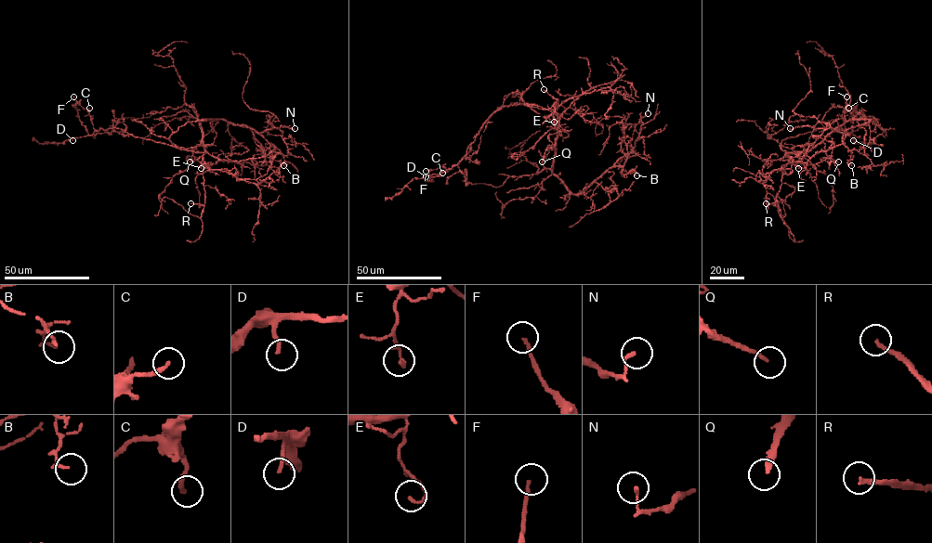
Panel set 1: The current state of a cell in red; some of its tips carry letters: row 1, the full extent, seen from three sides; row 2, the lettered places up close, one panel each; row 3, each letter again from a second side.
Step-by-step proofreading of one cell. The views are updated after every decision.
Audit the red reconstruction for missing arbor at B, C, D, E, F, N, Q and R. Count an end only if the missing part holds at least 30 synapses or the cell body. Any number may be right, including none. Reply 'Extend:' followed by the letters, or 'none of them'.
Extend: C, F, Q, R

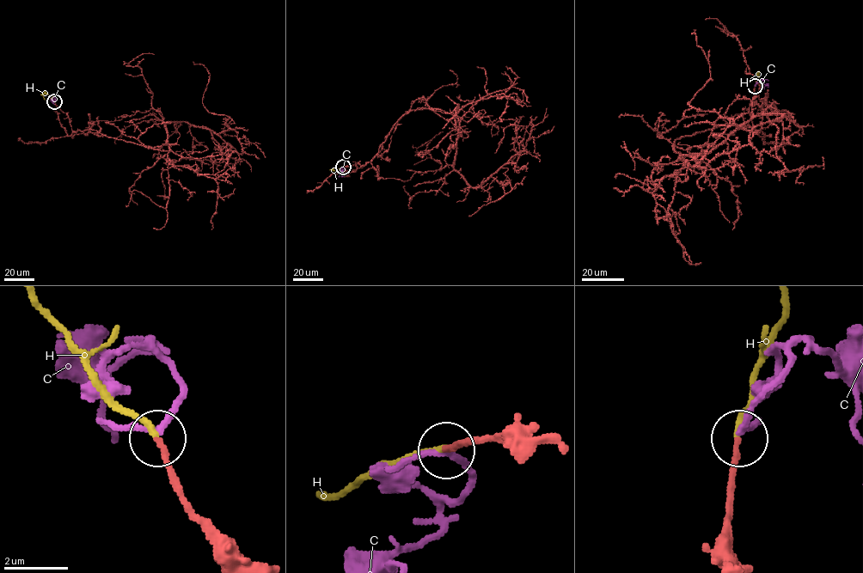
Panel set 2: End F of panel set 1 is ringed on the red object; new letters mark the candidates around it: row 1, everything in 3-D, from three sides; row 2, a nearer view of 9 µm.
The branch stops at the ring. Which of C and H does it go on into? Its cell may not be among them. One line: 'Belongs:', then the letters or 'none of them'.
Belongs: H

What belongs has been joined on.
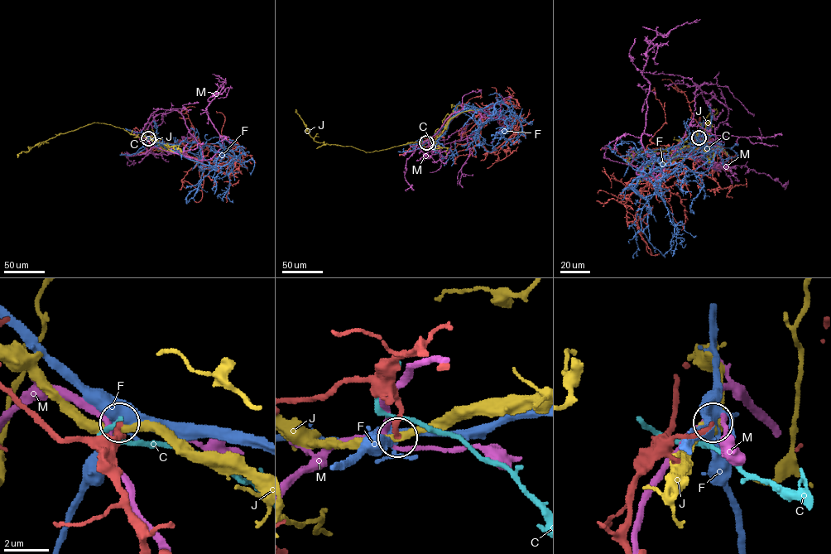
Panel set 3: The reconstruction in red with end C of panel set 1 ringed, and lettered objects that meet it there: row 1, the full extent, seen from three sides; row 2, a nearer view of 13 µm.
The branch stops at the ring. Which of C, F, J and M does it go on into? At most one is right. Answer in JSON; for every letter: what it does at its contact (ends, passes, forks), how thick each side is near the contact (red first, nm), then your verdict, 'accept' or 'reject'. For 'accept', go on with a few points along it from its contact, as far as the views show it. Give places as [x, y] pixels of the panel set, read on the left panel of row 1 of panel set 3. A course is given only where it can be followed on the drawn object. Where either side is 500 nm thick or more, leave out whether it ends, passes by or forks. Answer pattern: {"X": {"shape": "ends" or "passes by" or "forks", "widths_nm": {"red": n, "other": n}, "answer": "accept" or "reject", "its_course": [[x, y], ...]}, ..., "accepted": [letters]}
{"C": {"shape": "passes by", "widths_nm": {"red": 280, "other": 200}, "answer": "reject"}, "F": {"shape": "forks", "widths_nm": {"red": 240, "other": 440}, "answer": "reject"}, "J": {"shape": "passes by", "widths_nm": {"red": 240, "other": 340}, "answer": "reject"}, "M": {"shape": "passes by", "widths_nm": {"red": 280, "other": 280}, "answer": "reject"}, "accepted": []}

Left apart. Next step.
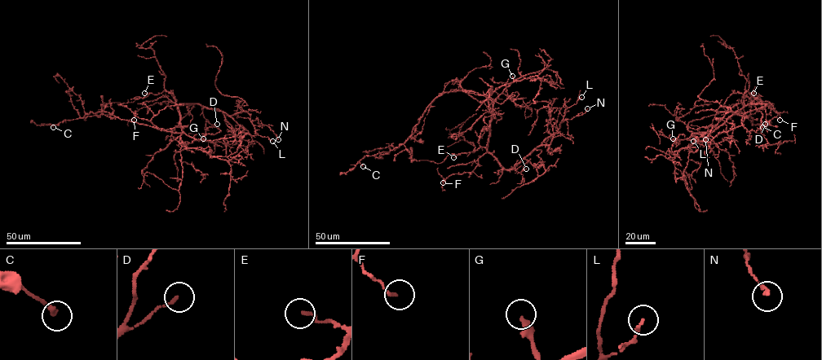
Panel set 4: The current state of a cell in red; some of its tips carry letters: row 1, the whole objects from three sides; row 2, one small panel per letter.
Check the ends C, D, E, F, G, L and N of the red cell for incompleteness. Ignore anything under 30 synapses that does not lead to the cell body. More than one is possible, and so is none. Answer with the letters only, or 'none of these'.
G

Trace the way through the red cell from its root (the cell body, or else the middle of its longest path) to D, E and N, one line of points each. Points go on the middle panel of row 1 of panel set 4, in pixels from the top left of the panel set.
D: (489, 134), (488, 150), (505, 169), (513, 168), (519, 173), (526, 169)
E: (489, 134), (485, 148), (480, 147), (453, 157)
N: (489, 134), (488, 150), (505, 169), (510, 169), (553, 135), (563, 120), (582, 115), (587, 108)

